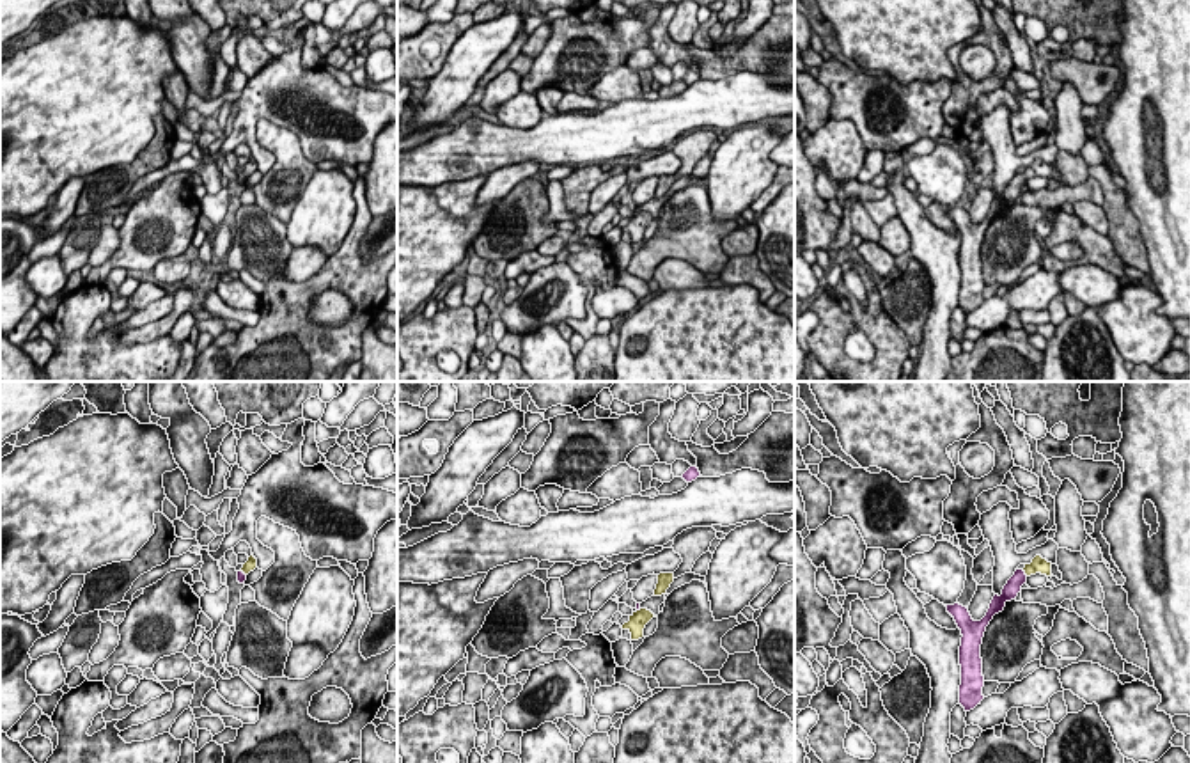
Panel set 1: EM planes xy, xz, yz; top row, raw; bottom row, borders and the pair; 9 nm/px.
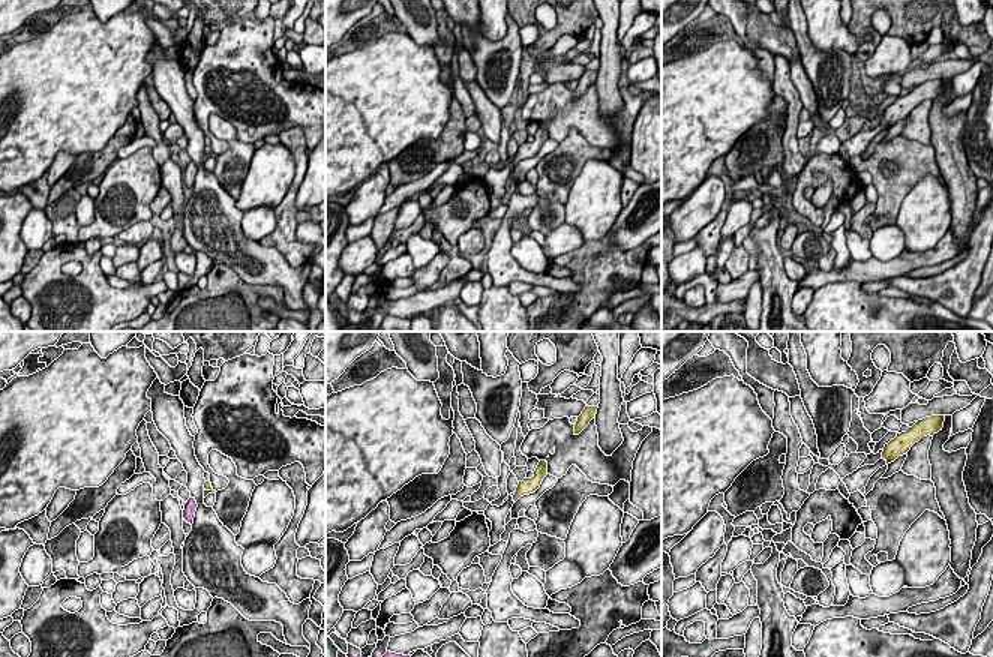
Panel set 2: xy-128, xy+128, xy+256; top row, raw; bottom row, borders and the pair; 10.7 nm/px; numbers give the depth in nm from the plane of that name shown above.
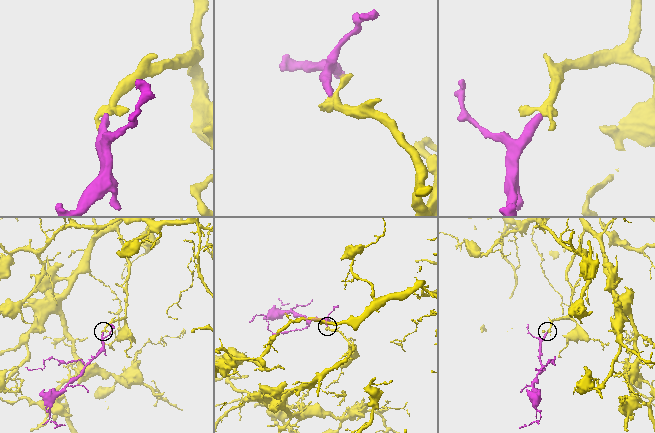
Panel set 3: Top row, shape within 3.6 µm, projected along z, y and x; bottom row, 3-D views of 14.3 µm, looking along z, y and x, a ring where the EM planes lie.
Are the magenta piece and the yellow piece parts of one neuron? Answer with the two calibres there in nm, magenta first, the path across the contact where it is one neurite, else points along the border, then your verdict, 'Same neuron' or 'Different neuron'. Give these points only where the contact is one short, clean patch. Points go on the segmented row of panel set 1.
Thickness 140 nm (magenta) against 140 nm. Path across: yz (1013, 586), (1024, 574), (1038, 565). Same neuron

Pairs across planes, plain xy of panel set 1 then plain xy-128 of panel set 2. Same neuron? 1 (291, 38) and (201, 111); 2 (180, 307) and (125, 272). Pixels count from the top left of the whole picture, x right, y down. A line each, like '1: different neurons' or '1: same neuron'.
1: same neuron
2: different neurons

